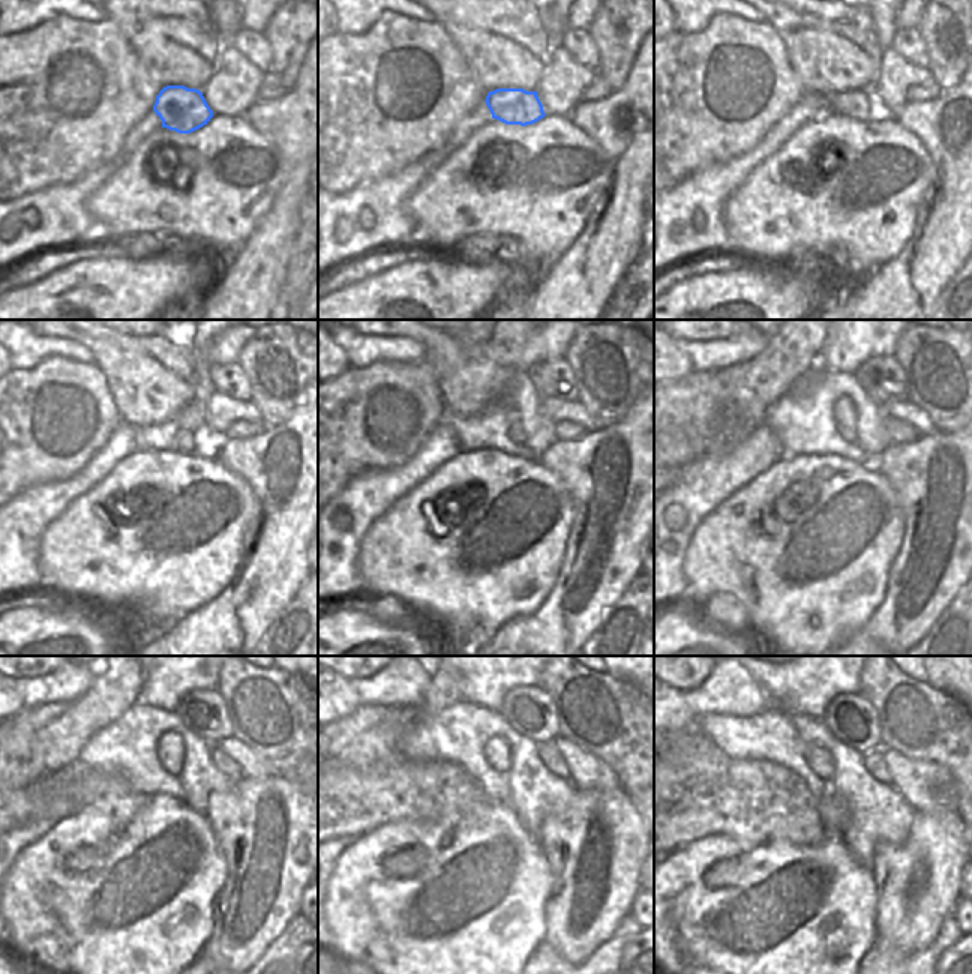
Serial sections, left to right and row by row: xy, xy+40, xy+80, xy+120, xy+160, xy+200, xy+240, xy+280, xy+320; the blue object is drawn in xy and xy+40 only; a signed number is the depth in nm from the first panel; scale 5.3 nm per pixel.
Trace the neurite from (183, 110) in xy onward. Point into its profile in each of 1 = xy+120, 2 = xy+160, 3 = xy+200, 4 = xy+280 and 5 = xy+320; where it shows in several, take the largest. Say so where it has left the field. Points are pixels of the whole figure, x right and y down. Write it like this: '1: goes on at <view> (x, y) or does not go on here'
1: goes on at xy+120 (183, 440)
2: goes on at xy+160 (515, 429)
3: goes on at xy+200 (845, 417)
4: goes on at xy+280 (497, 752)
5: goes on at xy+320 (819, 760)

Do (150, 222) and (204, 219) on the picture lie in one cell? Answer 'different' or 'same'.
same

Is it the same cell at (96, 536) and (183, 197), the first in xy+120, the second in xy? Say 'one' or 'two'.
one

